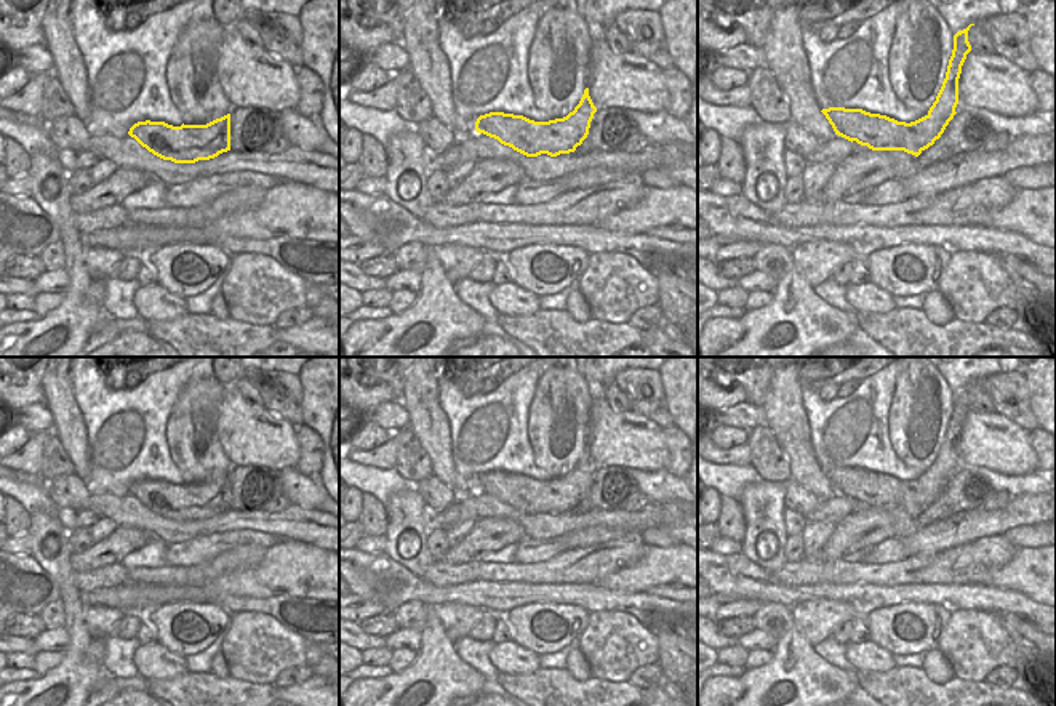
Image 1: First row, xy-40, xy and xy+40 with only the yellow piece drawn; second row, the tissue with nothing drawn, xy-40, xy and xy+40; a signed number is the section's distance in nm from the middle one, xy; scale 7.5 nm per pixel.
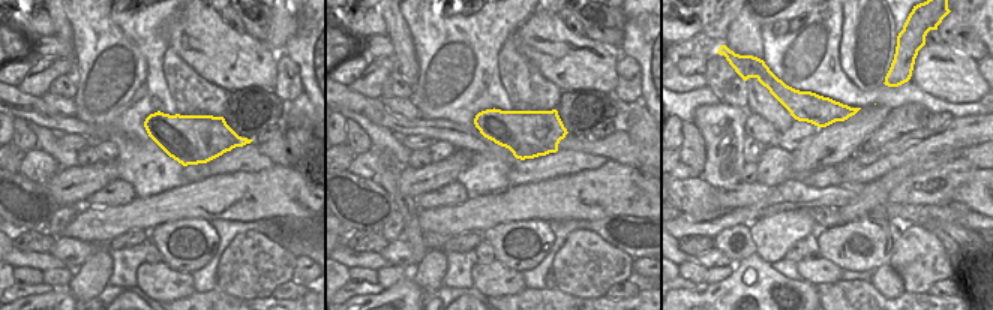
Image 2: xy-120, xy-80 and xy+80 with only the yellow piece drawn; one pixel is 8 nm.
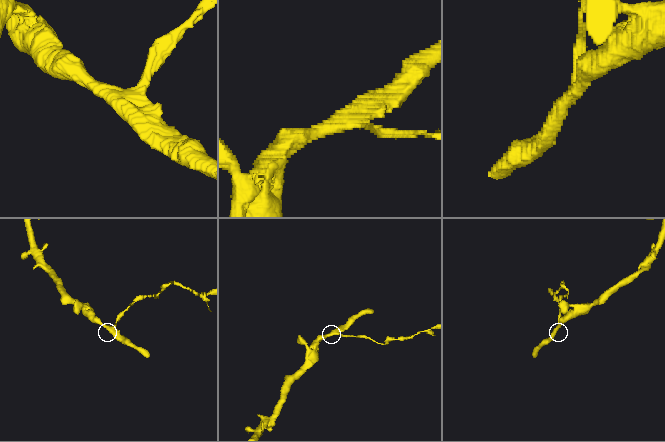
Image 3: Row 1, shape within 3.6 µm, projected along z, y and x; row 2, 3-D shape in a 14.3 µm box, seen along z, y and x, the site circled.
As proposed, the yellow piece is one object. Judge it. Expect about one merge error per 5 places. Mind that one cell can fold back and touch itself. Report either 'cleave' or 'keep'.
cleave

